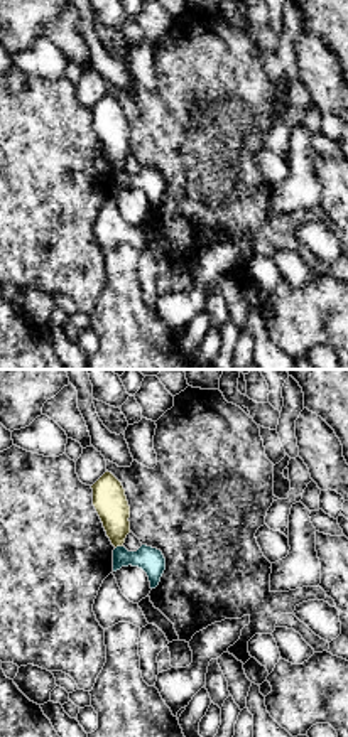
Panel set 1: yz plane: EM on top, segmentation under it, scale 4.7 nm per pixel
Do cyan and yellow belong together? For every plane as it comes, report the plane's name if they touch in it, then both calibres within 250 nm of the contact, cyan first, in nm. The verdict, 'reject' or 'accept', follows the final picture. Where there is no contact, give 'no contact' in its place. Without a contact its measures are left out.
meets cyan in yz; 120 nm thick on the cyan side, 160 nm on the other

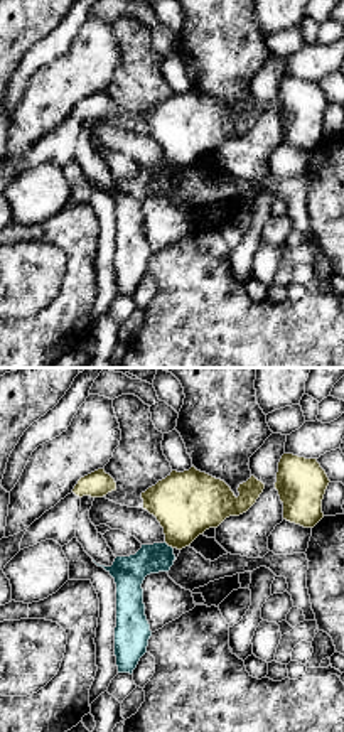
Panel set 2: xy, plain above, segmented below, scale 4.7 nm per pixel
meets cyan in xy; 160 nm thick on the cyan side, 300 nm on the other

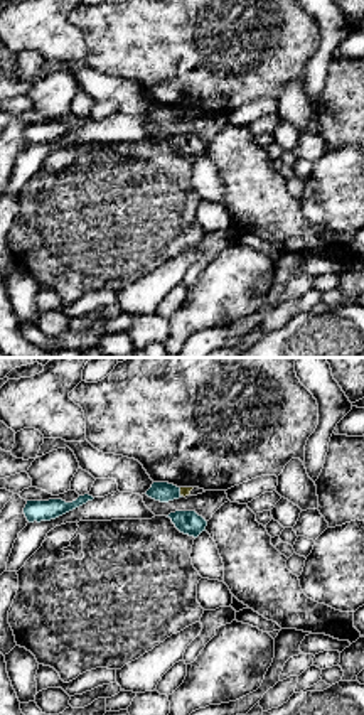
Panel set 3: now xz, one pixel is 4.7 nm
meets cyan in xz; 100 nm thick on the cyan side, 50 nm on the other

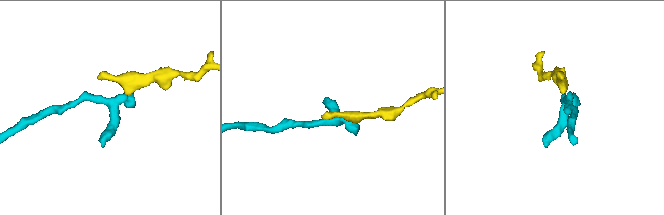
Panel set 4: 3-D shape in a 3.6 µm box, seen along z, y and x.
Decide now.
reject

